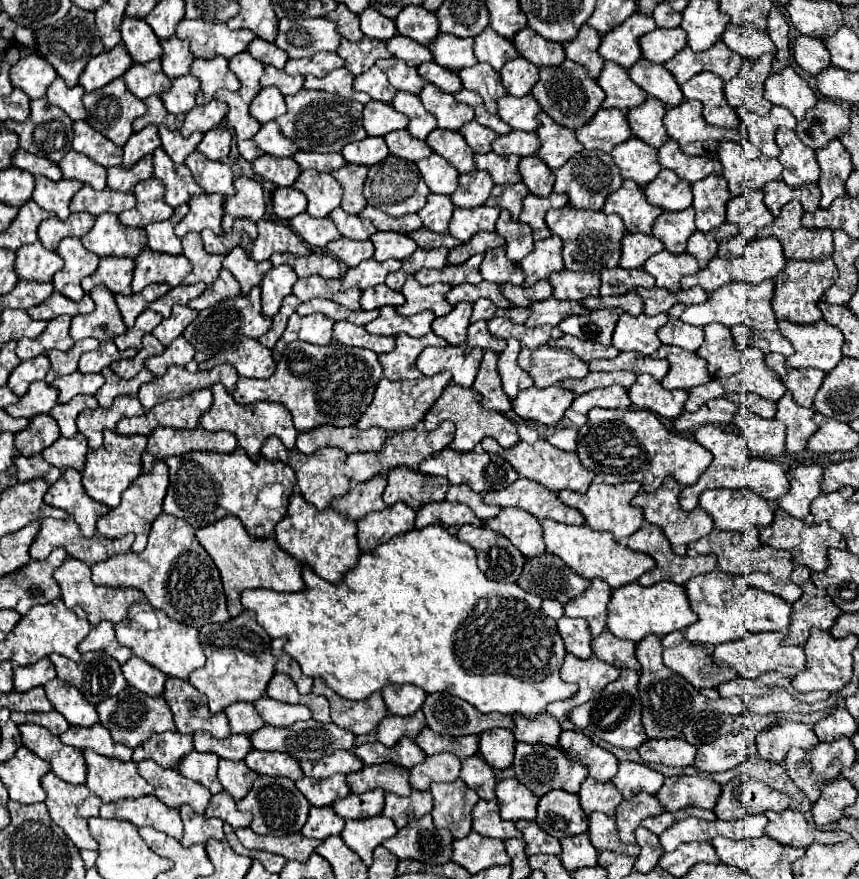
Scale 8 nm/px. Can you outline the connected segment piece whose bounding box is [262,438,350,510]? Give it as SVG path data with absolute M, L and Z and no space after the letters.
M266 438L264 446L262 446L262 454L270 460L282 460L286 462L288 466L294 468L296 472L296 480L298 480L298 486L300 486L300 492L304 496L306 502L314 504L318 510L324 510L326 506L330 506L330 502L338 496L344 496L348 490L350 490L350 480L344 476L344 458L346 458L346 452L340 450L340 448L318 448L314 454L302 454L300 450L292 448L288 450L280 438Z

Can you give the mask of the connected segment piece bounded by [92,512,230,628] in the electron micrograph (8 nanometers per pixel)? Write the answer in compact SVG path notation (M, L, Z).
M162 512L152 522L148 544L140 554L128 550L126 554L118 554L104 562L92 564L92 580L100 586L138 588L146 594L152 608L160 608L176 622L188 626L202 628L210 622L230 620L216 564L196 540L192 526L182 518L166 512Z

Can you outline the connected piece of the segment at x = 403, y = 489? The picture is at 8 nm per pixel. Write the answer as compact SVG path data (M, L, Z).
M396 466L392 472L388 472L384 502L386 506L392 506L396 502L406 502L414 510L418 510L428 502L444 500L448 488L450 488L448 478L428 476L406 466Z

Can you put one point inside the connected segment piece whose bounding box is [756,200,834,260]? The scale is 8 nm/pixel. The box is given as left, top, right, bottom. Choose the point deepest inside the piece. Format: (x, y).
(800, 243)

